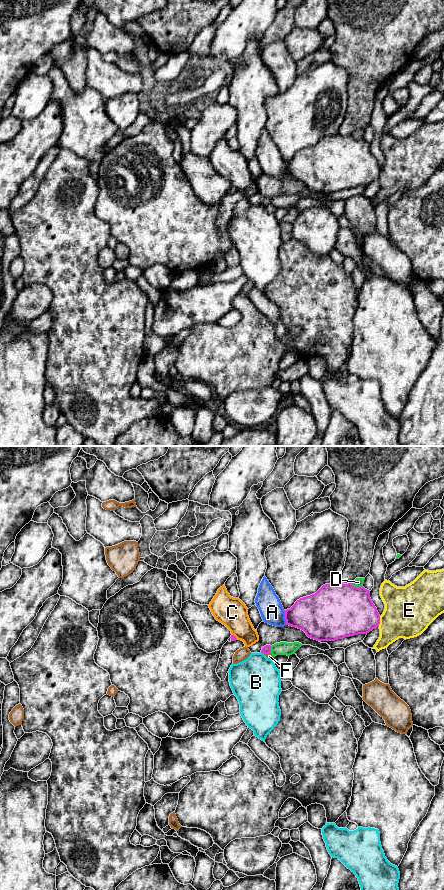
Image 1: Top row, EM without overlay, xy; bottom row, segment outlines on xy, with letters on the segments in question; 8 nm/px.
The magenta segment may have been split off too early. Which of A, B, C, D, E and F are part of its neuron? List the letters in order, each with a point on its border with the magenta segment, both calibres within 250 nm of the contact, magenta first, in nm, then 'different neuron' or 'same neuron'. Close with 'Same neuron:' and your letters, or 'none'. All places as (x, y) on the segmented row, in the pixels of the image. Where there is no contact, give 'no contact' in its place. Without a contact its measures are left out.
A: meets magenta in xy at (285, 617); 320 nm thick on the magenta side, 190 nm on the other; different neuron
B: meets magenta in xy at (262, 652); 70 nm thick on the magenta side, 400 nm on the other; different neuron
C: meets magenta in xy at (234, 636); 50 nm thick on the magenta side, 240 nm on the other; different neuron
D: meets magenta in xy at (356, 587); 440 nm thick on the magenta side, 80 nm on the other; different neuron
E: meets magenta in xy at (379, 621); 380 nm thick on the magenta side, 380 nm on the other; different neuron
F: meets magenta in xy at (266, 653); 70 nm thick on the magenta side, 50 nm on the other; different neuron
Same neuron: none

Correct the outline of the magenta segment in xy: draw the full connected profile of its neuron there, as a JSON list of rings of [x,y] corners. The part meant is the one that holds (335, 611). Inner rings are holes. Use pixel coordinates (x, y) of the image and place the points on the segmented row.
[[[339,581],[325,584],[315,594],[300,598],[284,613],[286,625],[303,630],[309,638],[317,641],[335,641],[367,634],[380,624],[380,615],[370,598],[370,591]]]

